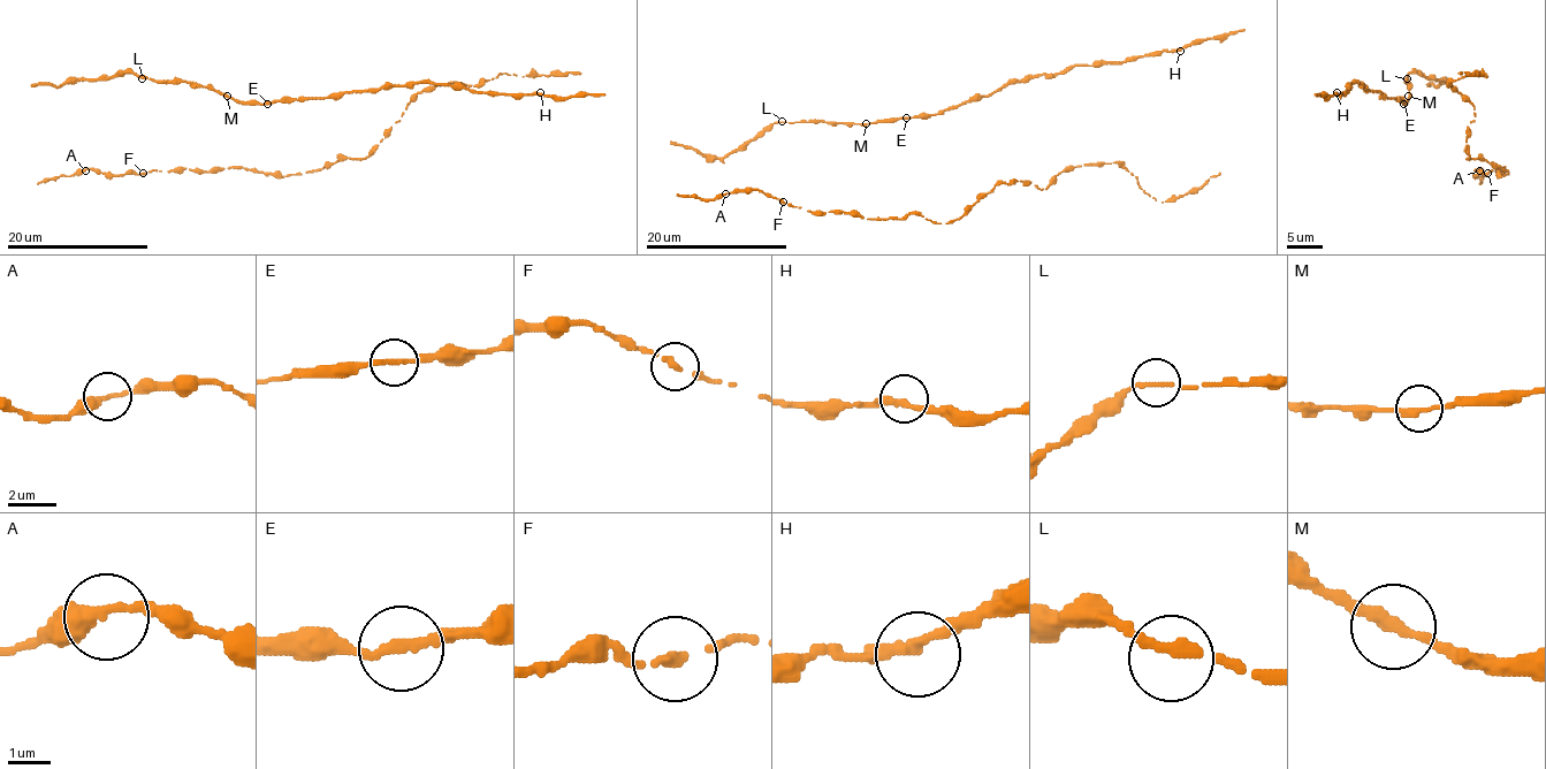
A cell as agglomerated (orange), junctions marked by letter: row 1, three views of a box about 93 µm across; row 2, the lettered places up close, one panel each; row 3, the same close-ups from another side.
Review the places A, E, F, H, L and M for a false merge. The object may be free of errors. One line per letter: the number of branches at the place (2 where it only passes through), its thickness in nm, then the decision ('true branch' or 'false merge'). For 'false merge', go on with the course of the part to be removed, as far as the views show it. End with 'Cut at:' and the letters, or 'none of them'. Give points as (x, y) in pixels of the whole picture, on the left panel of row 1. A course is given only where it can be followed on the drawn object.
A: 2 | 320 nm | true branch
E: 2 | 240 nm | true branch
F: 2 | 200 nm | true branch
H: 2 | 300 nm | true branch
L: 2 | 200 nm | true branch
M: 2 | 260 nm | true branch
Cut at: none of them

